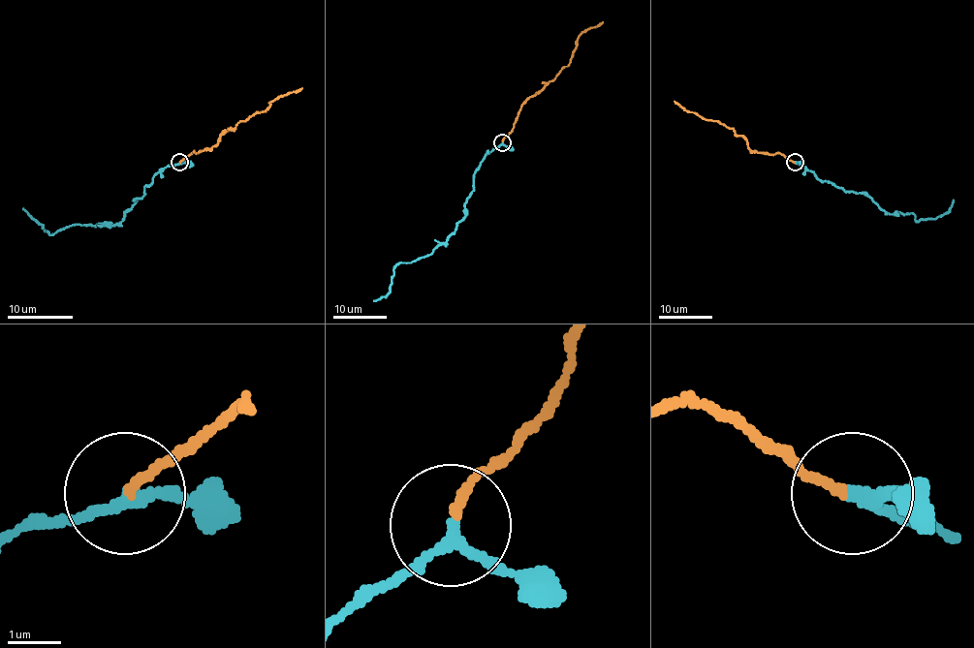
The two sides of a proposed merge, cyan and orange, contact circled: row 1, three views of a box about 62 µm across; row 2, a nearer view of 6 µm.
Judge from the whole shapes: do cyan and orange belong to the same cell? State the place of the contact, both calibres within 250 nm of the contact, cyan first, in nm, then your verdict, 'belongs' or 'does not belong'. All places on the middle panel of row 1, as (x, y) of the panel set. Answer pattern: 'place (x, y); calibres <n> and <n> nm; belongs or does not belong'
place (502, 142); calibres 200 and 170 nm; belongs

